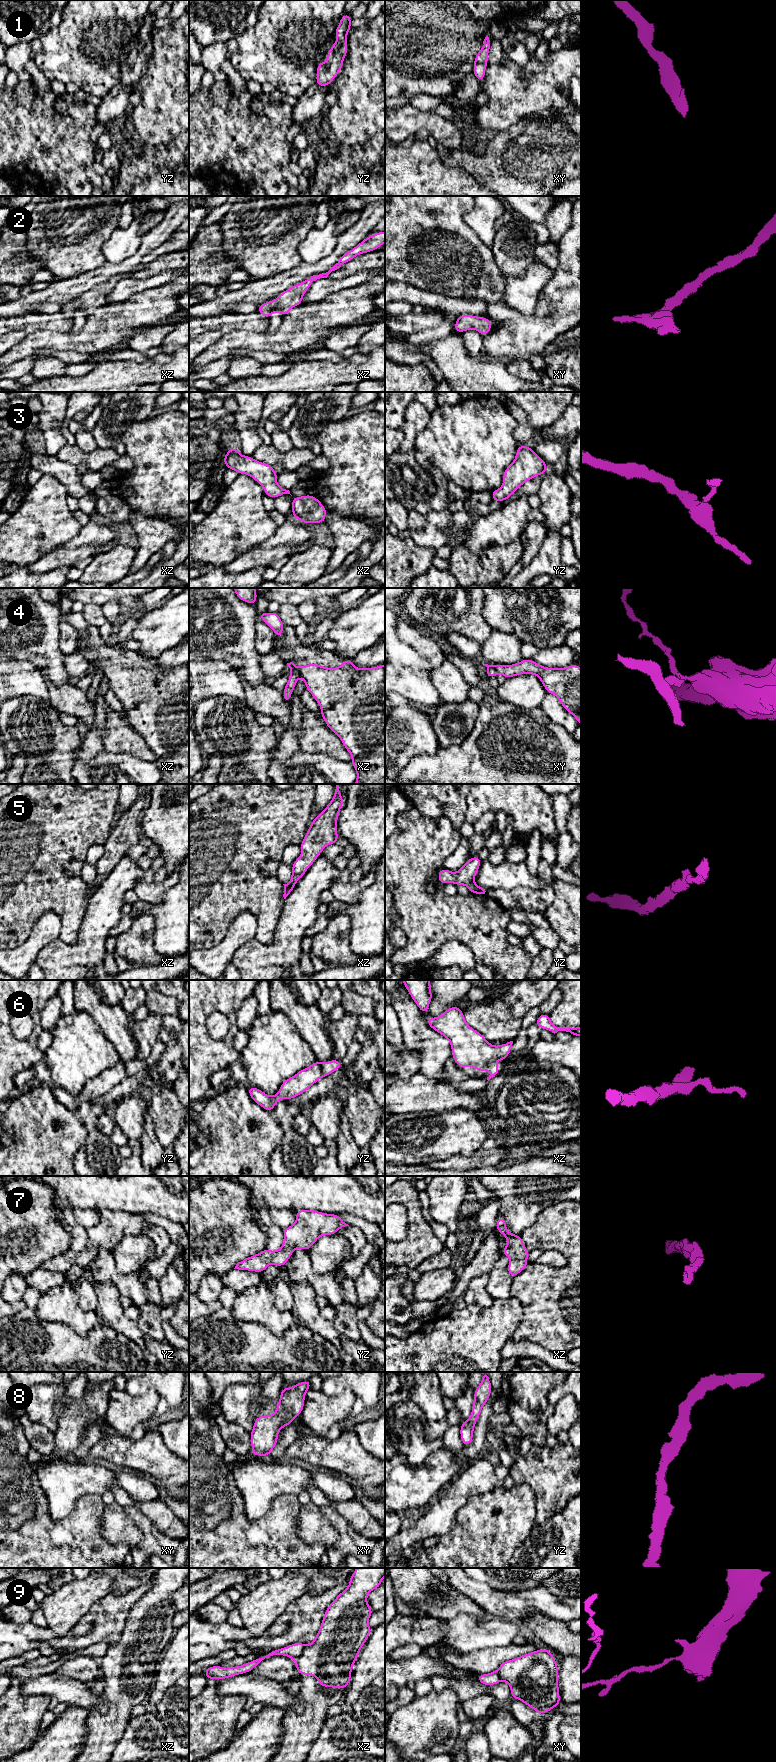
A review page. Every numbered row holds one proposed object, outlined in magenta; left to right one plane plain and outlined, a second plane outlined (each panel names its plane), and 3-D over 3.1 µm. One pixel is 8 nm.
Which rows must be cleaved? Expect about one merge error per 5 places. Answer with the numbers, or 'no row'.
4, 9

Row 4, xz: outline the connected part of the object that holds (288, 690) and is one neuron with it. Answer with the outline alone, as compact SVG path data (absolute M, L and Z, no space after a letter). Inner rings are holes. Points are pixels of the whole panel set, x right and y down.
M293 662L287 663L287 666L291 669L291 673L289 674L287 684L283 688L284 698L286 700L288 700L293 694L296 682L300 678L299 668Z

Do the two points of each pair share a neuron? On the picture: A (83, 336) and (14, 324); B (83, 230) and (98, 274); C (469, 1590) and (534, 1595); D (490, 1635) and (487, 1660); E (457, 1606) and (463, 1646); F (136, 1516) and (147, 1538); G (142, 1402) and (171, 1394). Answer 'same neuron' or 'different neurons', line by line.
A: different neurons
B: different neurons
C: same neuron
D: different neurons
E: different neurons
F: same neuron
G: different neurons

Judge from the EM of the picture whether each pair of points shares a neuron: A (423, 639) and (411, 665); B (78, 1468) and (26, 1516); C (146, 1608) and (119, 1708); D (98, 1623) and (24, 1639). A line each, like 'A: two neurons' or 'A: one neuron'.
A: two neurons
B: two neurons
C: one neuron
D: one neuron

